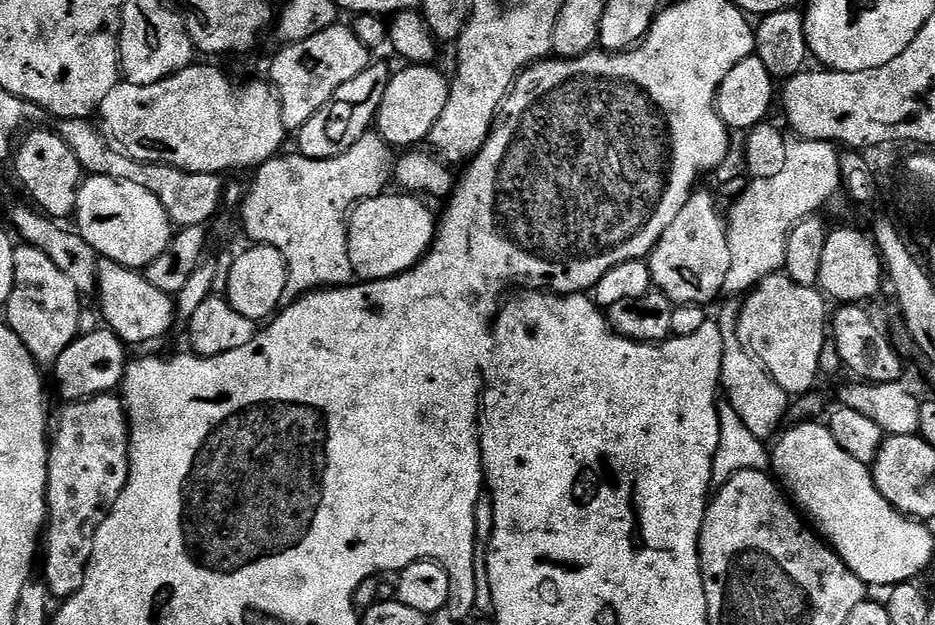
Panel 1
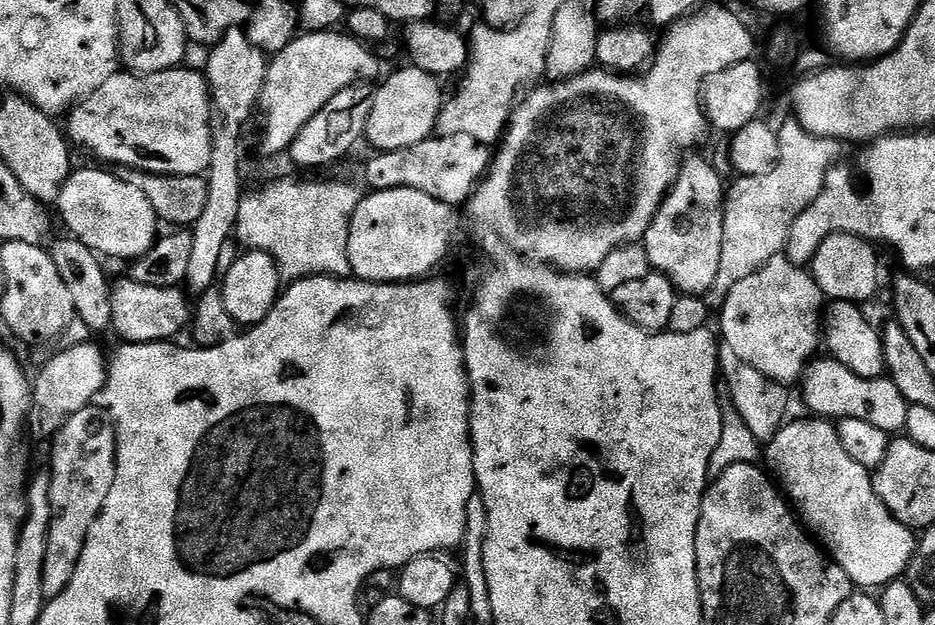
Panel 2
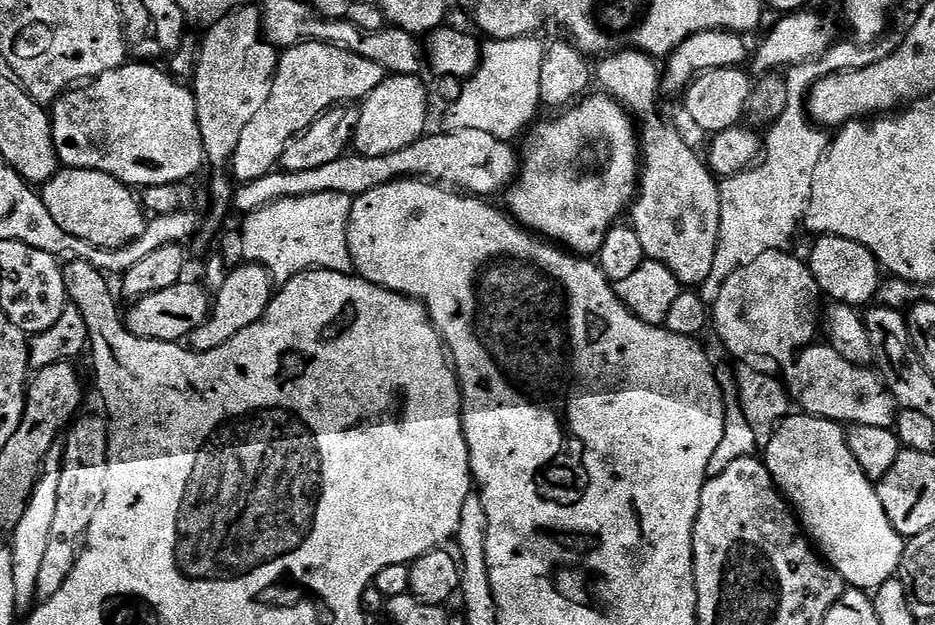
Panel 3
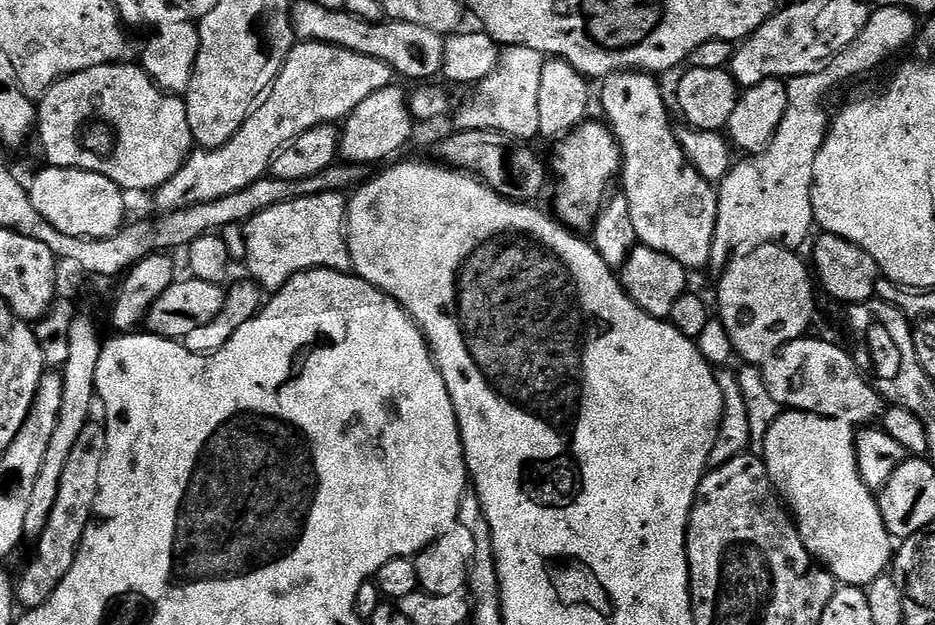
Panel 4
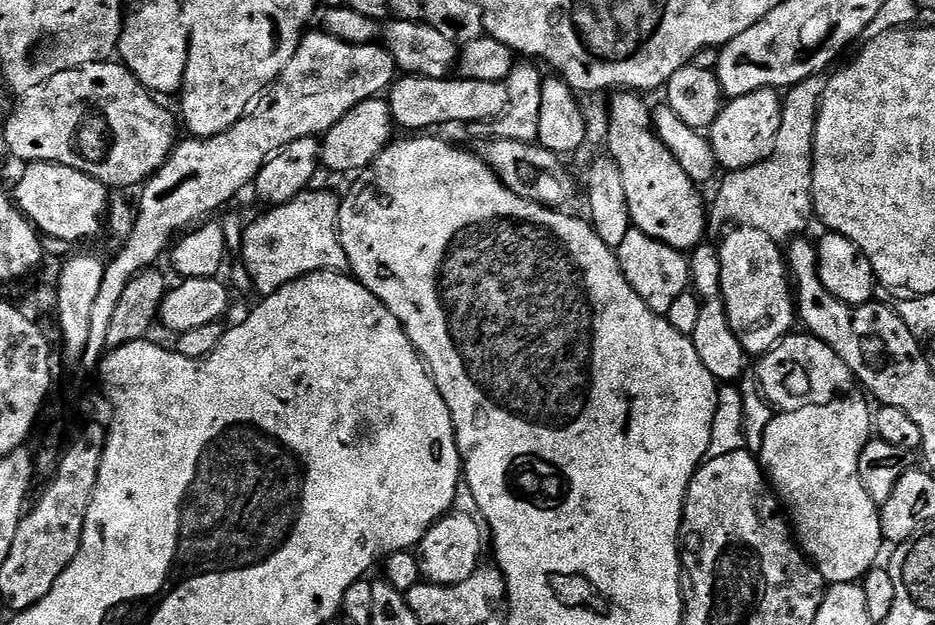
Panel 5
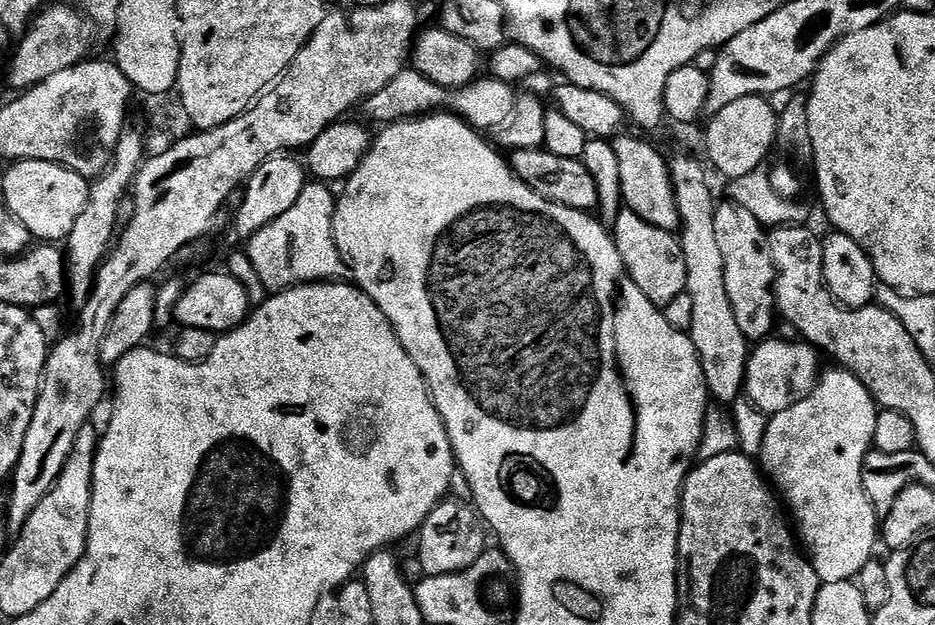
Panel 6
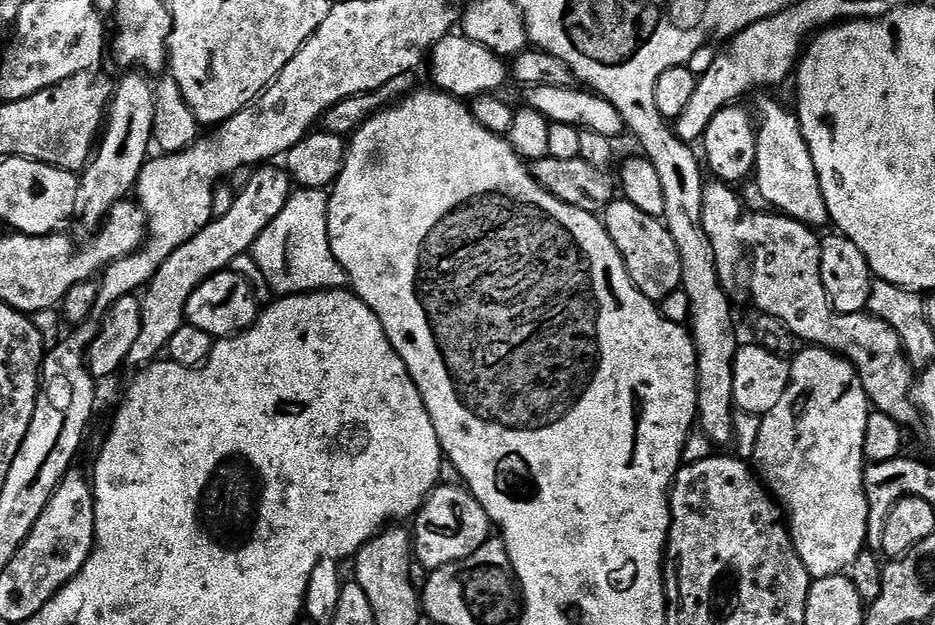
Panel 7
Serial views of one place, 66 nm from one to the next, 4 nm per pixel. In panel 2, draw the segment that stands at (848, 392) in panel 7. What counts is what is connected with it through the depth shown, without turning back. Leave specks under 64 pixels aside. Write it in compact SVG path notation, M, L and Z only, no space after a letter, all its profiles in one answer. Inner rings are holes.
M824 418L807 419L796 420L793 424L792 421L785 423L779 434L766 445L767 467L802 517L803 523L823 541L832 559L842 566L842 570L846 570L853 585L860 587L861 584L864 590L883 589L885 584L891 584L907 573L908 564L916 553L917 537L913 529L898 522L892 511L880 501L869 469L858 466L858 462L854 462L854 458L842 450L835 427Z

